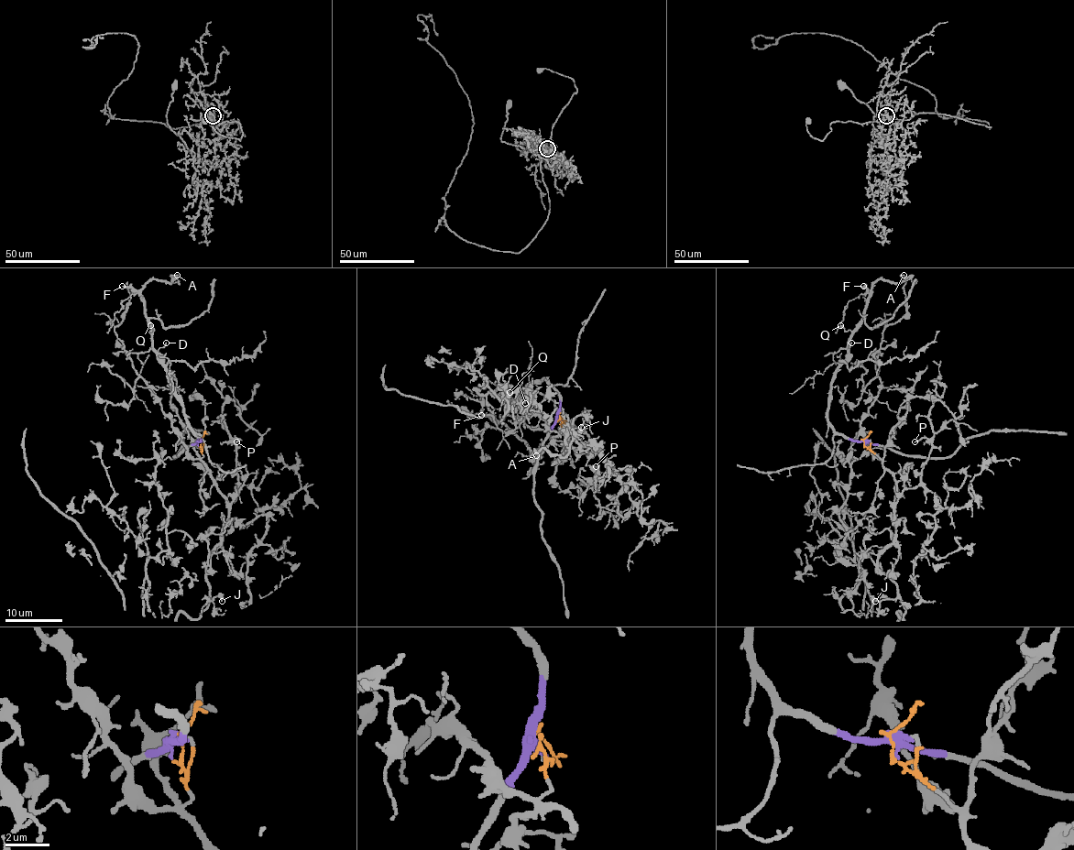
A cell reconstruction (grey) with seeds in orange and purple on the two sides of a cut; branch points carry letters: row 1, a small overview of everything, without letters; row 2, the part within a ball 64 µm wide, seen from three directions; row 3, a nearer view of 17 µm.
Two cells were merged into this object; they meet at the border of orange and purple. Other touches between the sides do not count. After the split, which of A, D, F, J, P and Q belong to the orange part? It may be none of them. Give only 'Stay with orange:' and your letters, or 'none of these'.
Stay with orange: J, P

